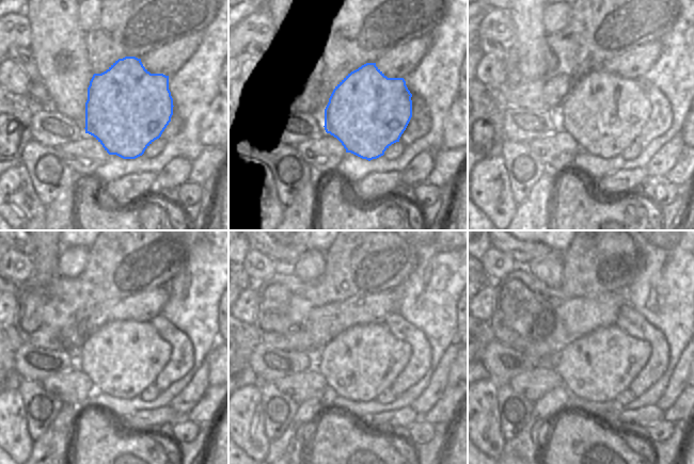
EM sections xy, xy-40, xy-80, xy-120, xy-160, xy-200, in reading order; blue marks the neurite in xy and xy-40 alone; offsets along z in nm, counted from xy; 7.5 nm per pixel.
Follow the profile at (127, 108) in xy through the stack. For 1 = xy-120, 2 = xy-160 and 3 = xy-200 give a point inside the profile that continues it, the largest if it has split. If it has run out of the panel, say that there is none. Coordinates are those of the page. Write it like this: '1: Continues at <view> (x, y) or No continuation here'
1: Continues at xy-120 (122, 358)
2: Continues at xy-160 (361, 362)
3: Continues at xy-200 (602, 364)

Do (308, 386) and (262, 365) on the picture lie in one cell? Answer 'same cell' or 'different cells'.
different cells

